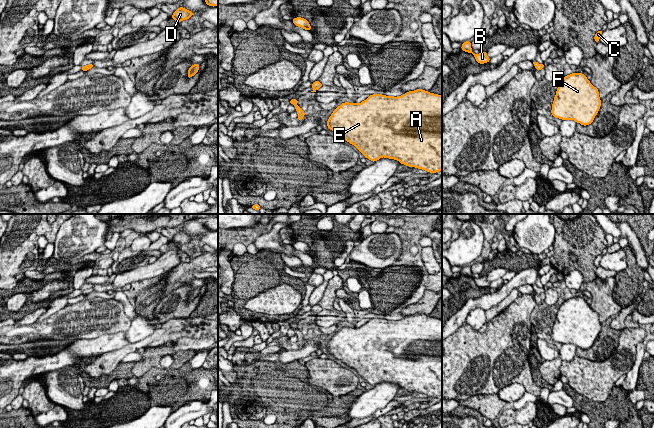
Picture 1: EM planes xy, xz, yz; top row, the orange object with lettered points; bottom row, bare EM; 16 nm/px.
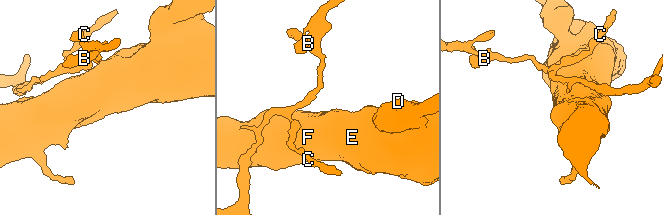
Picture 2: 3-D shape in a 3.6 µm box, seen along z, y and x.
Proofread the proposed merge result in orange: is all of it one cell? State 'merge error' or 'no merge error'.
merge error

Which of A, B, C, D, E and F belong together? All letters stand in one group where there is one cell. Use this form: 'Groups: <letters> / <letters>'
Groups: A C D E F / B

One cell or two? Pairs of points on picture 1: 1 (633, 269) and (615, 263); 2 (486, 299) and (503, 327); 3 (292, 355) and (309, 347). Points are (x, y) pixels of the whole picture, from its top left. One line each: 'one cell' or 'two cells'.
1: two cells
2: two cells
3: one cell

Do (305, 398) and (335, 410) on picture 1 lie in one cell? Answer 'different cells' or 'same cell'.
same cell

